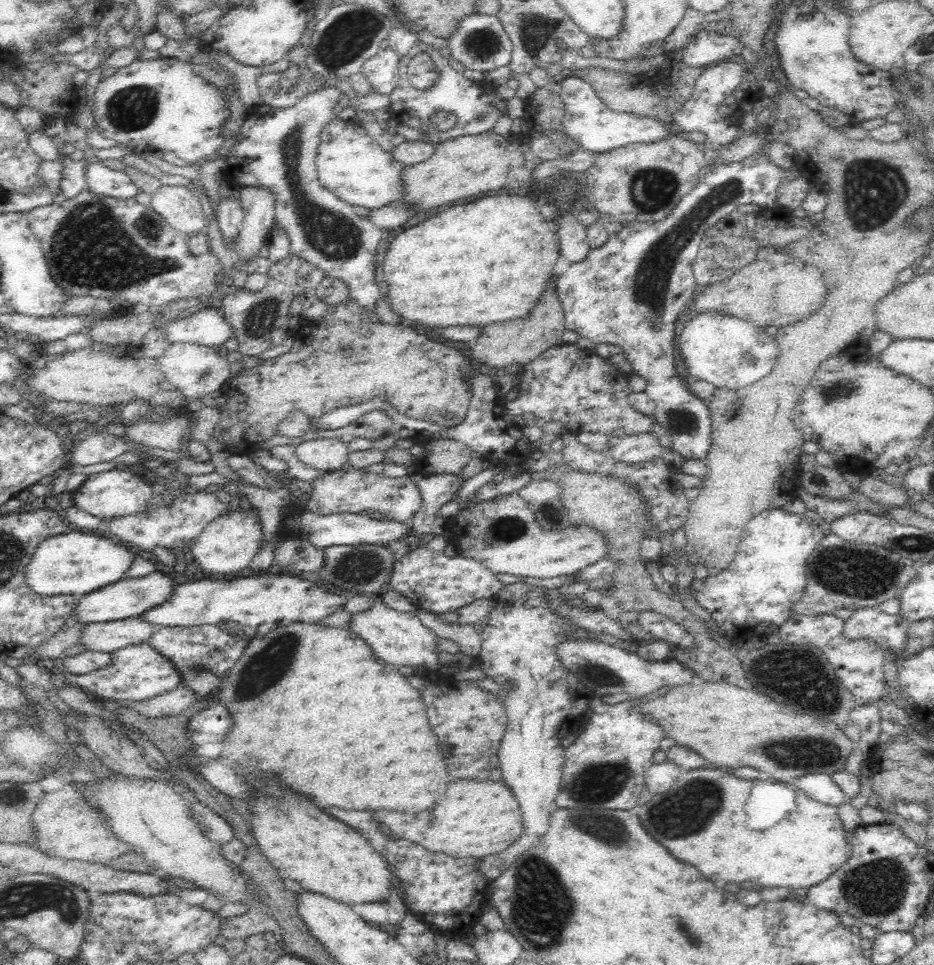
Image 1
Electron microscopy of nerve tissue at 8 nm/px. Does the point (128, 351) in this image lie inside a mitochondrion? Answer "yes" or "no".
no

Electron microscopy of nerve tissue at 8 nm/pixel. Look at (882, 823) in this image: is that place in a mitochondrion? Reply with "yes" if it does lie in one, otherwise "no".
no

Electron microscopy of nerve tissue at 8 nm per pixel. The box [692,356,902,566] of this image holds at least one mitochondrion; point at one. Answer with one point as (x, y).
(836, 392)

